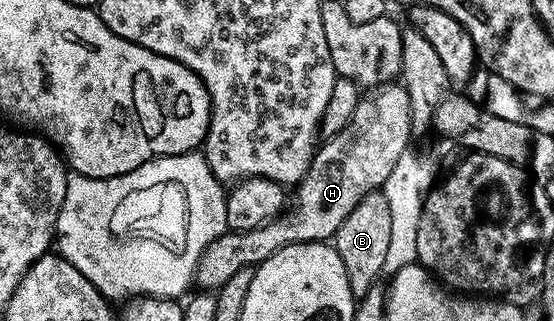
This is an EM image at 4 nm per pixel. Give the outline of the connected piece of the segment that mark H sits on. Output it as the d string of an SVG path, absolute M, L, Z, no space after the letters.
M389 83L365 92L358 107L354 107L354 115L350 115L350 123L317 148L306 175L295 186L296 206L256 229L241 233L229 231L214 239L214 243L202 251L196 264L195 288L215 291L242 267L255 269L282 247L303 241L327 242L335 238L338 227L346 223L346 215L362 203L364 196L383 190L390 171L410 149L408 137L412 134L410 99L403 84Z

